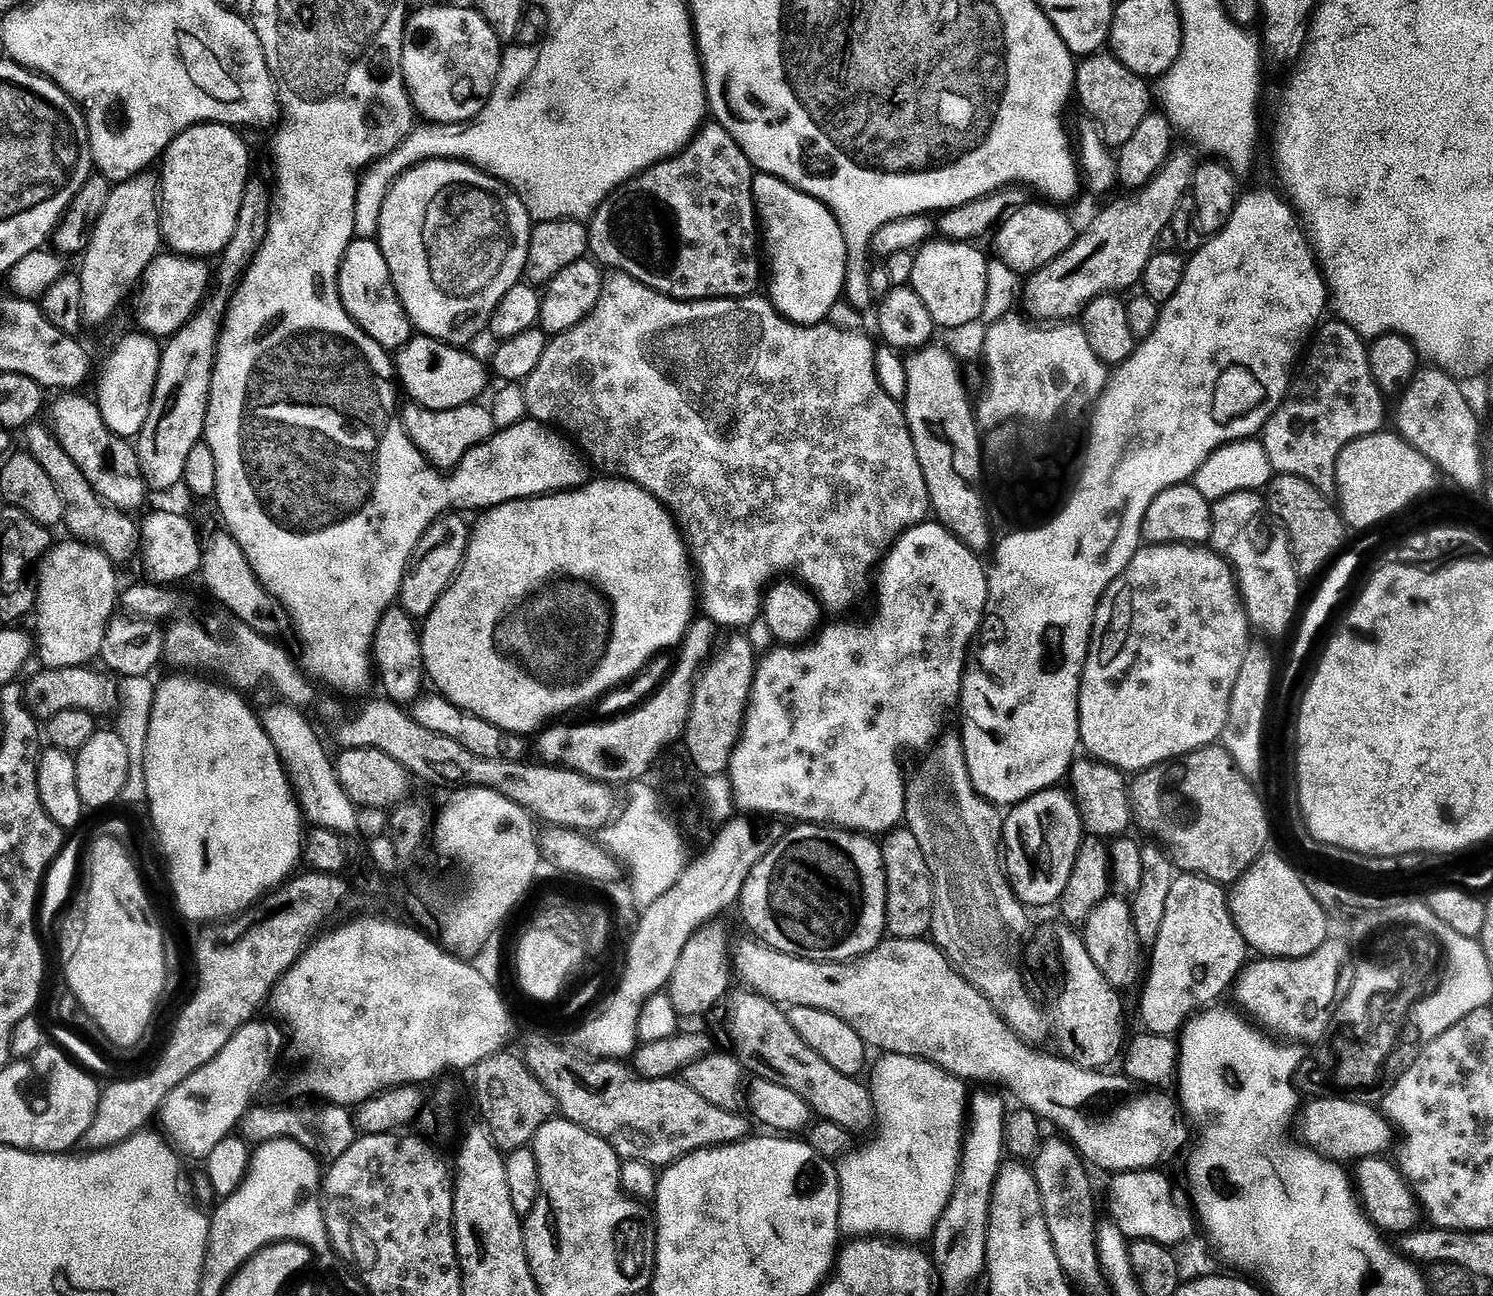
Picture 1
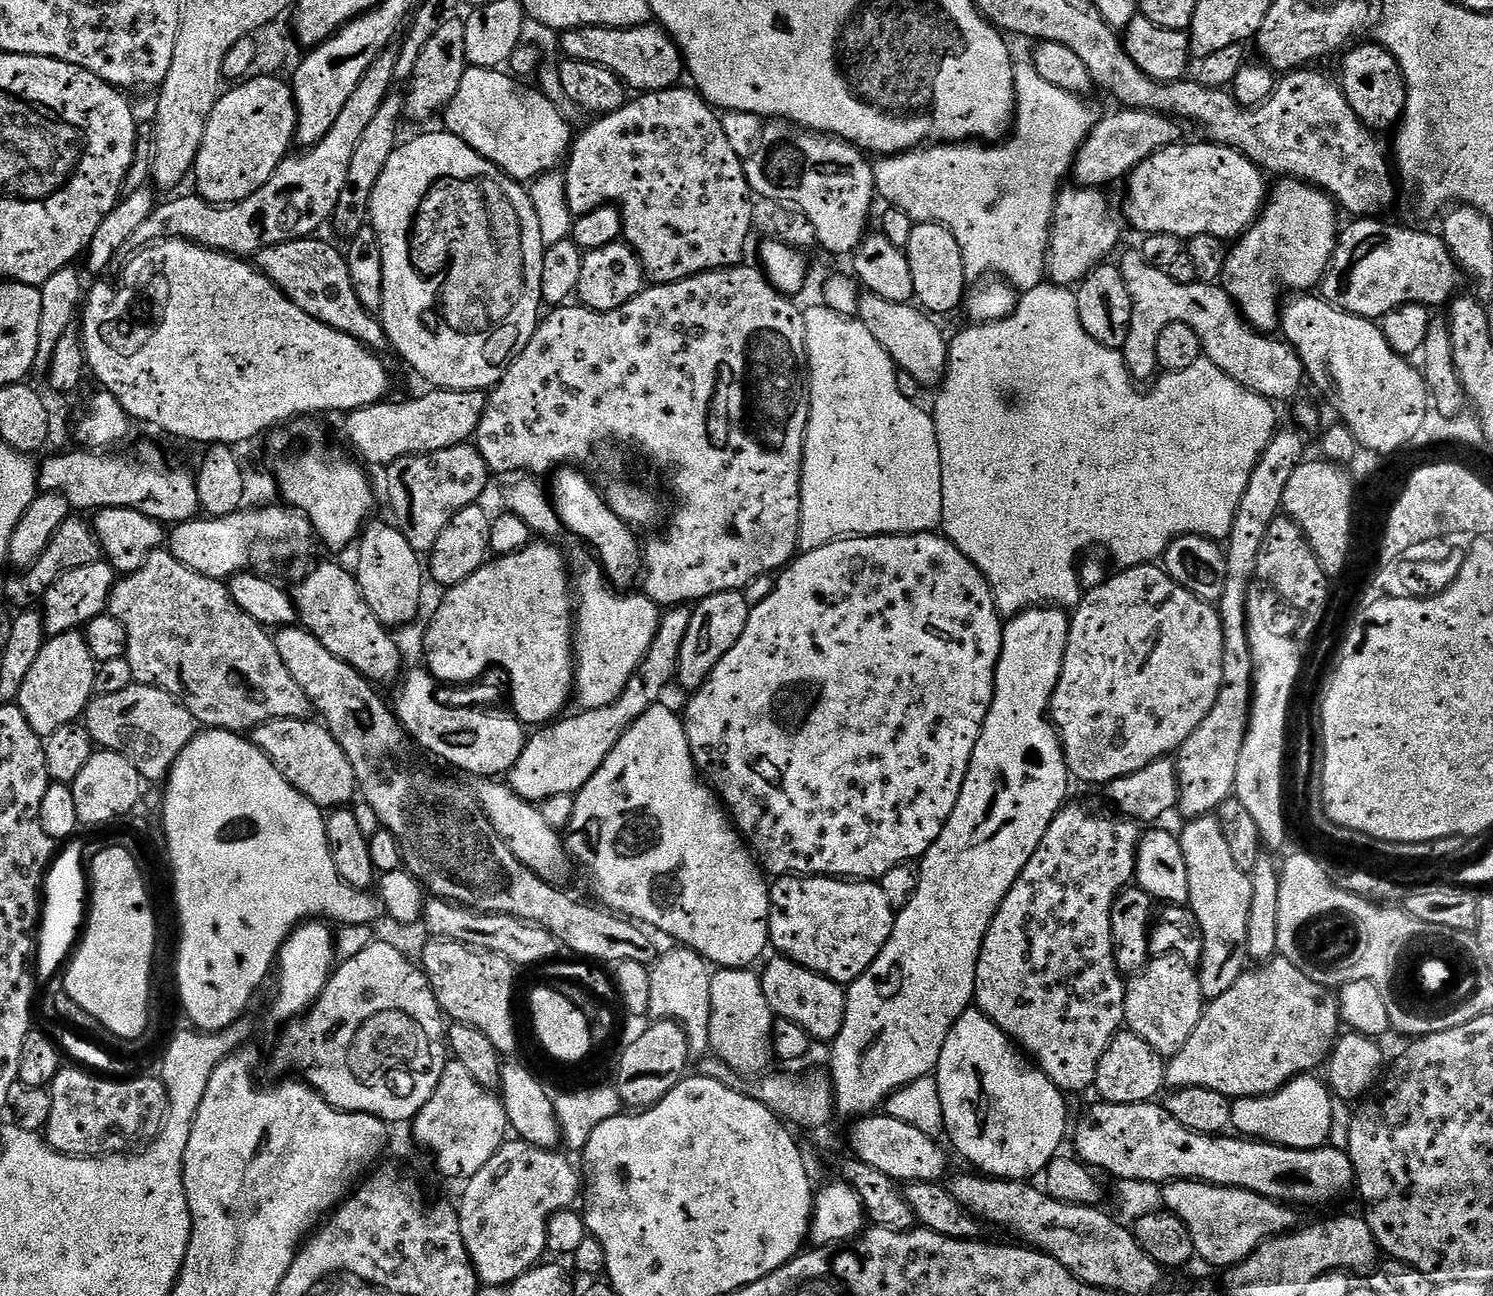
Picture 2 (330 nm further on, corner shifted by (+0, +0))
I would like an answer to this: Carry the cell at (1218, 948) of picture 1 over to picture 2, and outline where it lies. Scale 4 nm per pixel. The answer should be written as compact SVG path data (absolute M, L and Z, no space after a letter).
M1215 815L1200 816L1197 820L1188 820L1184 832L1179 833L1182 854L1186 858L1186 874L1190 874L1190 894L1187 907L1198 918L1198 926L1202 930L1202 958L1198 965L1198 975L1205 1001L1217 1000L1240 975L1249 967L1250 959L1247 950L1247 930L1249 929L1250 908L1252 900L1252 877L1242 871L1238 862L1234 862L1234 854L1230 854L1230 842L1226 842L1224 831Z

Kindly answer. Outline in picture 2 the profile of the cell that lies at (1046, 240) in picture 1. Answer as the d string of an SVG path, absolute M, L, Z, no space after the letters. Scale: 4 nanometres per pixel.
M1181 142L1166 146L1150 154L1127 177L1128 201L1125 202L1124 208L1128 211L1129 222L1142 232L1141 234L1160 232L1179 238L1212 235L1224 242L1227 241L1227 236L1239 237L1249 221L1261 211L1266 200L1266 188L1264 192L1265 173L1260 165L1247 160L1243 152L1226 144L1203 143Z

